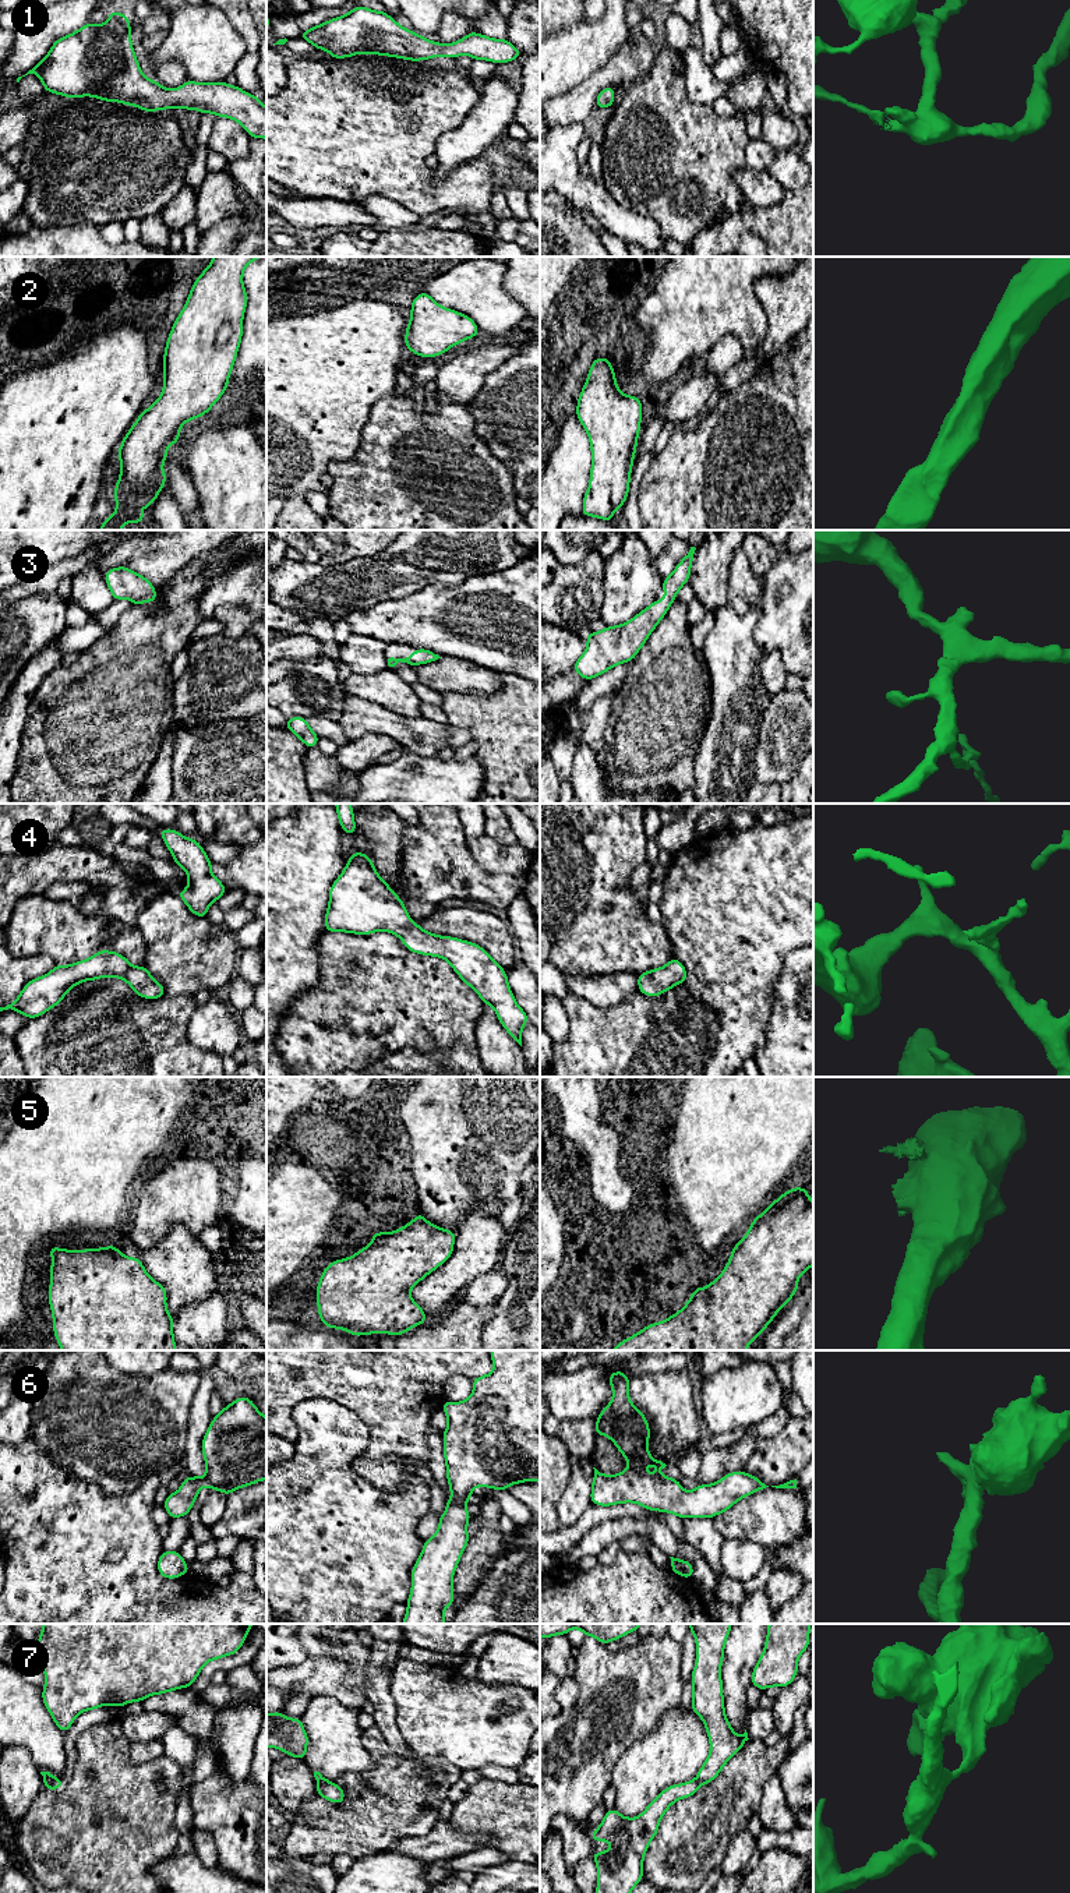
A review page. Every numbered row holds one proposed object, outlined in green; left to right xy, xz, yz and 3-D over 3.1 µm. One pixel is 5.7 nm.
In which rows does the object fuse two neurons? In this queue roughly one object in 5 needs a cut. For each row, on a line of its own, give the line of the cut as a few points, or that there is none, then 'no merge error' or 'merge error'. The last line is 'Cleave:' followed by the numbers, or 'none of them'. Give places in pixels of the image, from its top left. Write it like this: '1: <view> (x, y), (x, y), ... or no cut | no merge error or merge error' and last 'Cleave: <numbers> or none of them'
1: no cut | no merge error
2: no cut | no merge error
3: no cut | no merge error
4: no cut | no merge error
5: no cut | no merge error
6: no cut | no merge error
7: yz (696, 1777), (702, 1783) | merge error
Cleave: 7

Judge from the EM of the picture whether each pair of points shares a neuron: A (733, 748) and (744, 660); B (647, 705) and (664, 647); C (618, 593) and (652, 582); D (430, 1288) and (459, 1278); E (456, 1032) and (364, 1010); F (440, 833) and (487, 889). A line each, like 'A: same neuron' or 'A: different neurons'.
A: same neuron
B: same neuron
C: same neuron
D: same neuron
E: same neuron
F: same neuron

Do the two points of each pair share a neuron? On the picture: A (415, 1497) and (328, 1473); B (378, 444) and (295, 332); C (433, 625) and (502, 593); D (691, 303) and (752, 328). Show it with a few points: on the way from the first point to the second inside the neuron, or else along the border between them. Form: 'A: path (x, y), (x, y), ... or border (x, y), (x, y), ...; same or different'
A: path (394, 1508), (363, 1508), (349, 1494); same
B: border (382, 398), (371, 408), (352, 456); different
C: path (449, 620), (476, 620), (486, 610); same
D: path (706, 303), (726, 303), (737, 313); same

